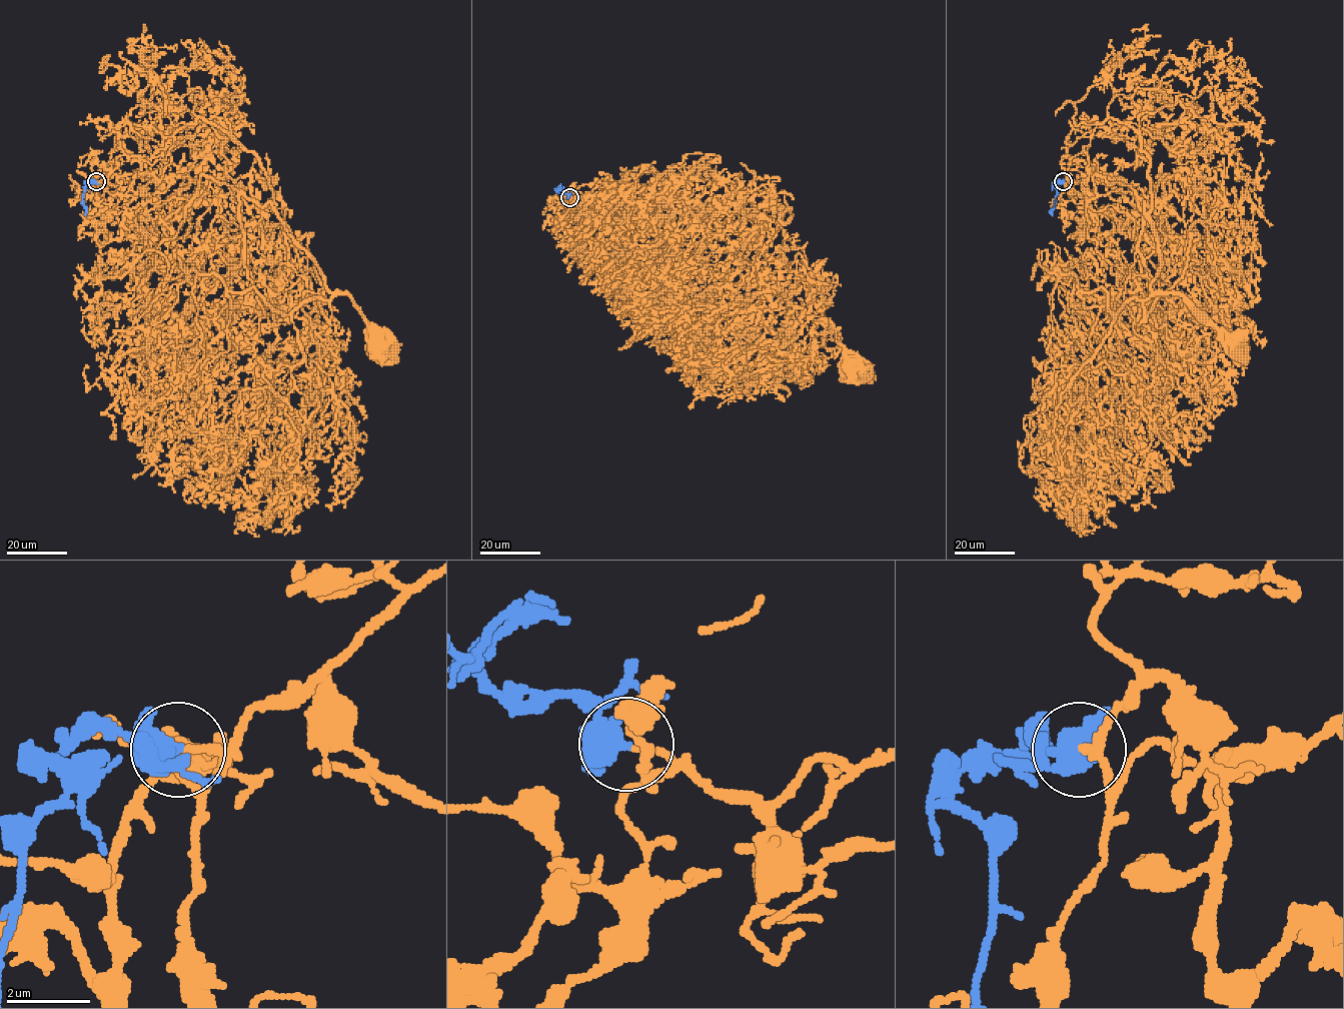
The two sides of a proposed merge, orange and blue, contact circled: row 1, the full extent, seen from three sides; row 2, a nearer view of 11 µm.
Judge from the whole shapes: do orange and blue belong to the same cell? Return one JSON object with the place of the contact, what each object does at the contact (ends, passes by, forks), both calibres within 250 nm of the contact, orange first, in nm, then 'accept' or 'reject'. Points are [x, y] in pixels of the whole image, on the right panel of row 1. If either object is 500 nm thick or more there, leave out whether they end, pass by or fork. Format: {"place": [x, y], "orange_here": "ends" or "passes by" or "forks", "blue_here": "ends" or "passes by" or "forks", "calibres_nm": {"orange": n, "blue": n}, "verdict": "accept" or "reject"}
{"place": [1063, 181], "orange_here": "ends", "blue_here": "passes by", "calibres_nm": {"orange": 150, "blue": 480}, "verdict": "accept"}

